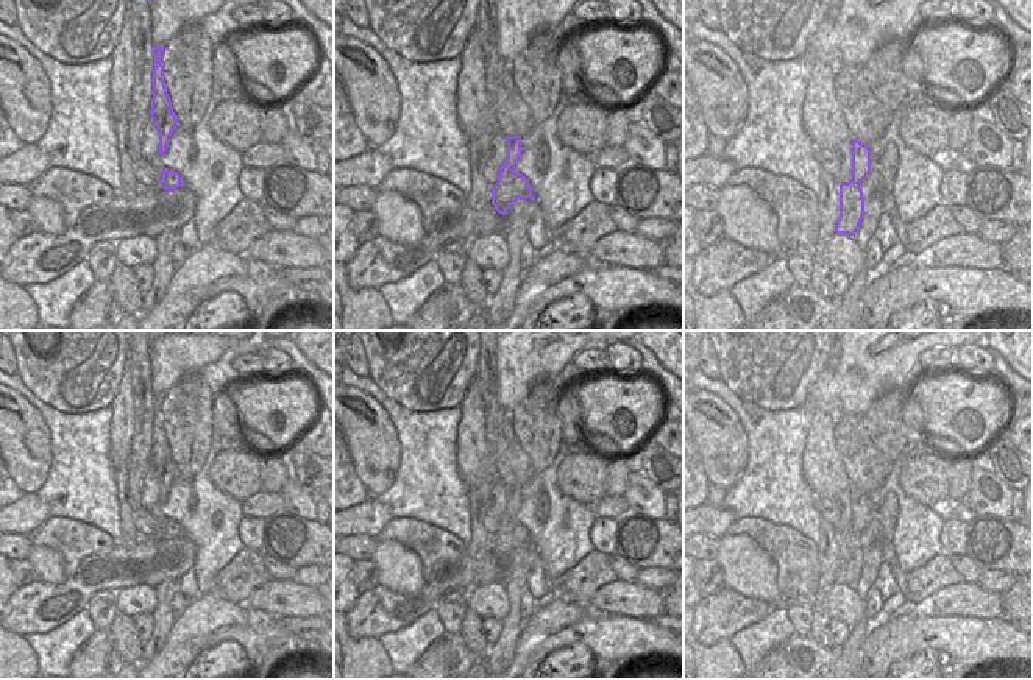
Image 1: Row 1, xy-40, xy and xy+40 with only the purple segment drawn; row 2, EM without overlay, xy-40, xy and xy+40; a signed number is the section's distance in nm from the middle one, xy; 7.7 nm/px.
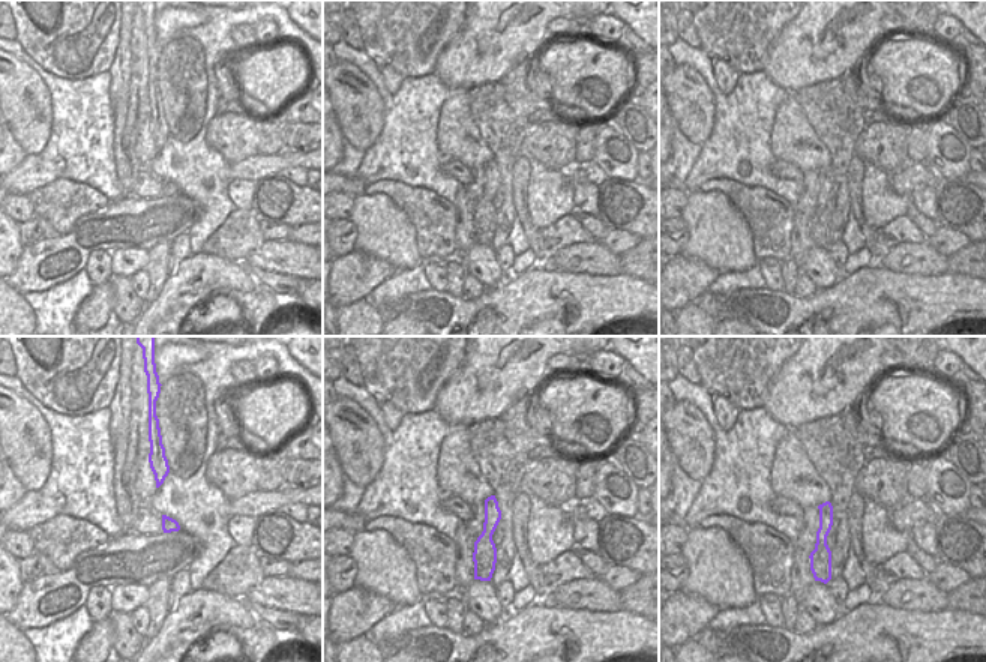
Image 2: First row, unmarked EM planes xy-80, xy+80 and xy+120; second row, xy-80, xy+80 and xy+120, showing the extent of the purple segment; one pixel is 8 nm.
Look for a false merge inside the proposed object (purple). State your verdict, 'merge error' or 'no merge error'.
merge error

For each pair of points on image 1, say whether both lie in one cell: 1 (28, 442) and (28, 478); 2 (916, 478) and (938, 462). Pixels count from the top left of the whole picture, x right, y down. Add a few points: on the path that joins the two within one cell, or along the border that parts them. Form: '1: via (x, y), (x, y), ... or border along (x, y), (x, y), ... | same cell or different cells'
1: via (28, 451), (28, 468) | same cell
2: via (921, 478), (933, 467) | same cell

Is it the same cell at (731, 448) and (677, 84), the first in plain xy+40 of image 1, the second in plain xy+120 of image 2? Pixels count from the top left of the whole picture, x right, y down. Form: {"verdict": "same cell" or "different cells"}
{"verdict": "same cell"}

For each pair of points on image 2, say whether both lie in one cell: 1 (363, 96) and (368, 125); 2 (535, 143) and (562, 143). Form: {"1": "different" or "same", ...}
{"1": "same", "2": "same"}

